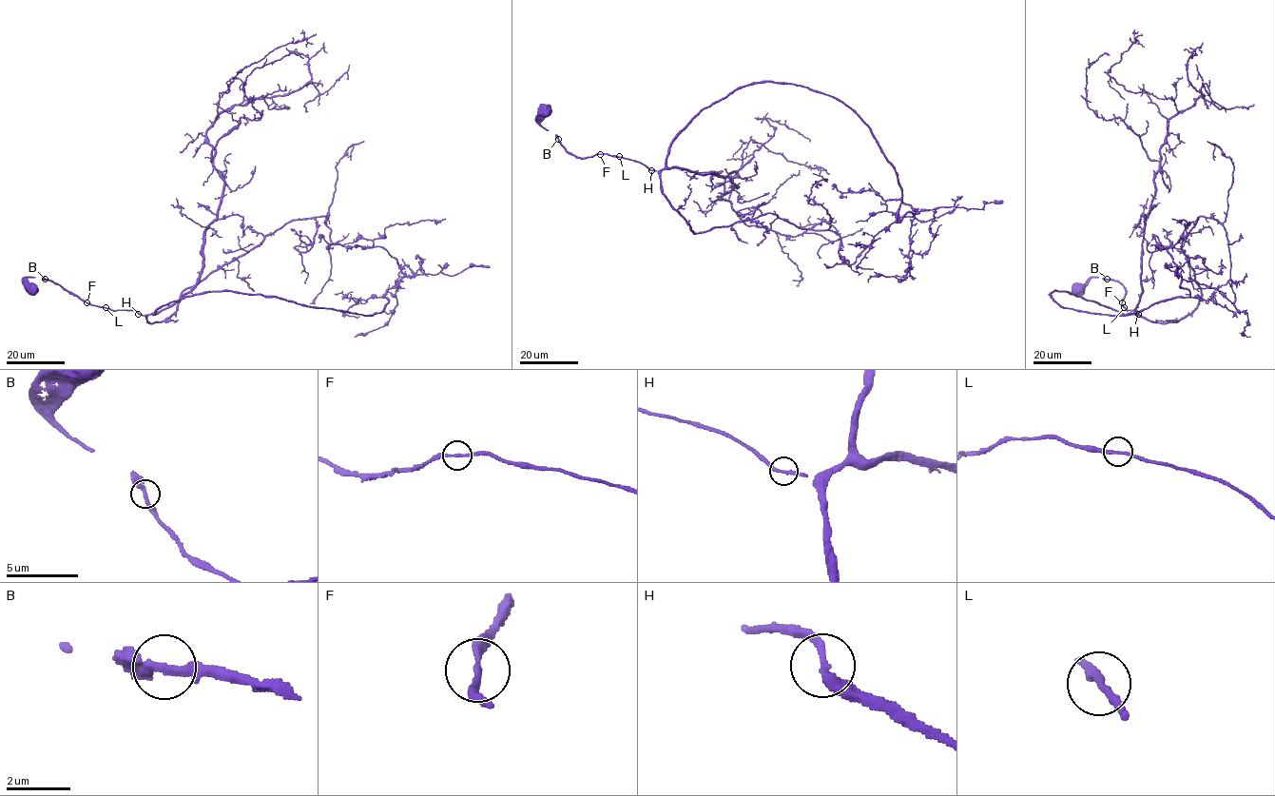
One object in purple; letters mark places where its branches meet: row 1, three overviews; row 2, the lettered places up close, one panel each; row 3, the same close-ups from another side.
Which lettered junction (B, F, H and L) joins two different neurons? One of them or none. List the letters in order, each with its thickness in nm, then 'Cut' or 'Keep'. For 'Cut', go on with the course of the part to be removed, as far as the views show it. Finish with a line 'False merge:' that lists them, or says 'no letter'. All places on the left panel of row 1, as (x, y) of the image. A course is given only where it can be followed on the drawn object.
B: Thickness 280 nm. Keep
F: Thickness 190 nm. Keep
H: Thickness 200 nm. Keep
L: Thickness 200 nm. Keep
False merge: no letter

